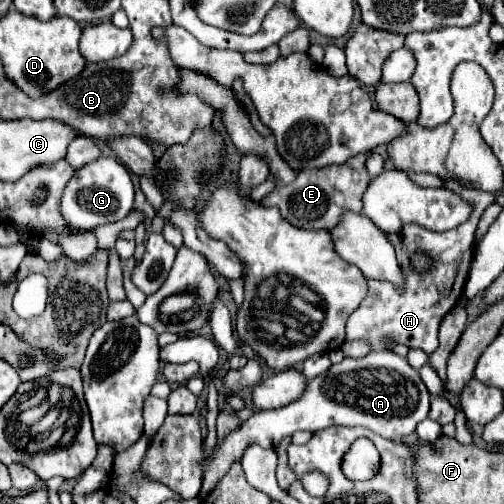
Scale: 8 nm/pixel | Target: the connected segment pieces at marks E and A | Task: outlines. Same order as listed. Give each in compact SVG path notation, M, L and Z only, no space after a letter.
M361 153L343 165L301 171L291 185L277 185L275 191L263 199L263 207L279 207L281 215L291 225L301 229L333 229L339 223L343 211L363 211L361 197L367 189L367 183L371 181L365 169L367 159L369 153Z
M373 351L363 359L345 357L339 365L331 365L329 371L311 379L305 395L281 409L257 411L241 429L229 433L221 445L215 445L213 461L203 461L203 487L205 497L219 479L229 471L233 461L243 457L247 445L277 447L285 435L295 431L321 431L327 427L367 427L385 439L401 441L411 435L419 421L429 413L429 391L421 381L419 373L393 351Z

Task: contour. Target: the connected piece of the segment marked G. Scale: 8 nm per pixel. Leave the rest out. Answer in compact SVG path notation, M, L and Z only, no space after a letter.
M99 157L75 171L71 183L63 191L61 213L73 227L93 229L97 225L115 223L127 217L133 211L133 199L133 181L125 165L115 157Z

